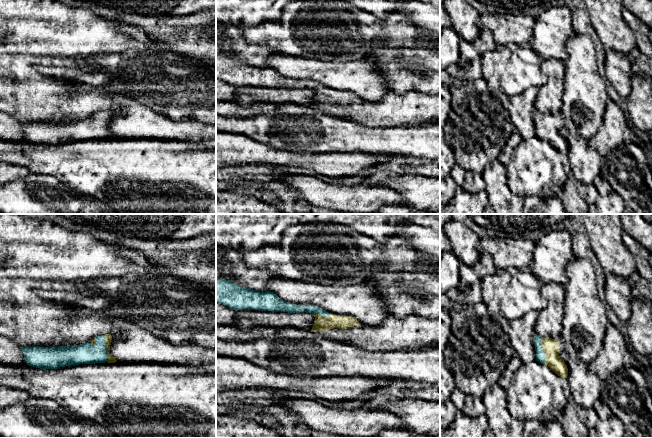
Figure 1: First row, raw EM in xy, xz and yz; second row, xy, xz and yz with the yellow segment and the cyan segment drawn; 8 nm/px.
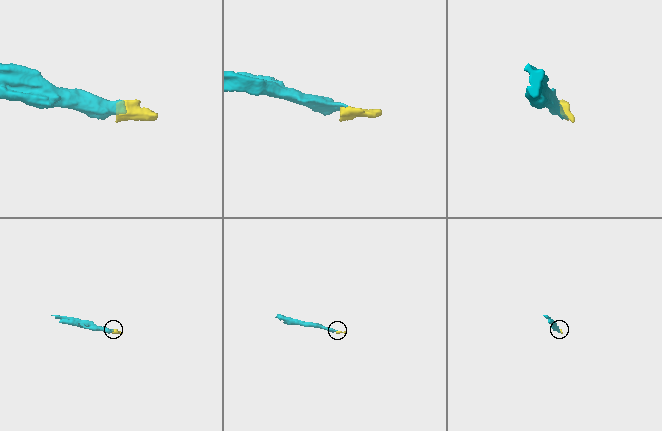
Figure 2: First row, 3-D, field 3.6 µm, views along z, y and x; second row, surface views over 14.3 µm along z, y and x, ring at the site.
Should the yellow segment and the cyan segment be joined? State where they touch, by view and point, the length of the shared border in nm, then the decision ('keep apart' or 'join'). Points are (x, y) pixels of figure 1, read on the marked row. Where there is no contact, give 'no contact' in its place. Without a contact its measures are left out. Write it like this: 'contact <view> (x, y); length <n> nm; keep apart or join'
contact yz (543, 350); length 220 nm; join

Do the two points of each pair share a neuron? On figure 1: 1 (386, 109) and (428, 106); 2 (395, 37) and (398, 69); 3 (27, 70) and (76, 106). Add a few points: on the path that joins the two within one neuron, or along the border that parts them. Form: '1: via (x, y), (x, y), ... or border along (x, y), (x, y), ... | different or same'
1: via (396, 109), (418, 109) | same
2: border along (372, 46), (376, 39), (388, 46), (420, 46) | different
3: via (39, 82), (59, 102), (64, 103) | same

